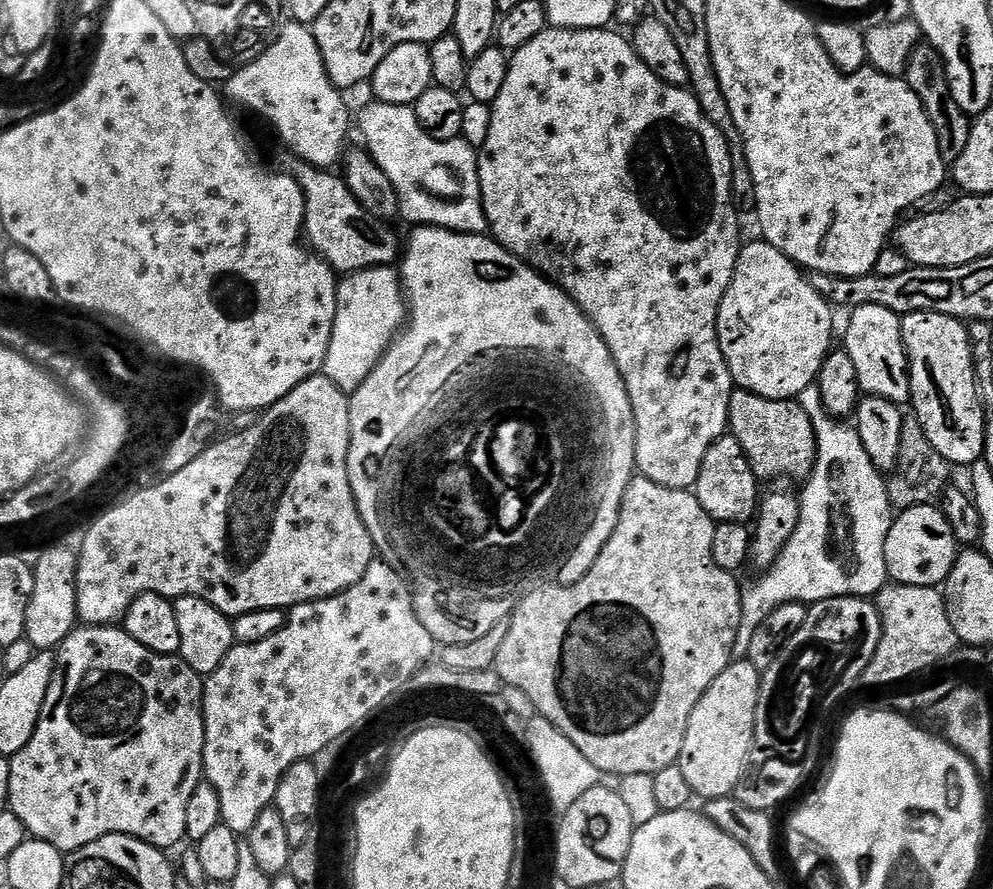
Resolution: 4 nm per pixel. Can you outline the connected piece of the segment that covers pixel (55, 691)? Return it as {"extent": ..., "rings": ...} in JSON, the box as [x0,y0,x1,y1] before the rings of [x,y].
{"extent":[8,626,204,854],"rings":[[[77,626],[55,649],[54,655],[54,678],[46,694],[46,706],[42,706],[42,718],[38,718],[34,738],[30,738],[30,742],[26,742],[26,746],[22,746],[22,750],[18,750],[18,754],[10,760],[8,808],[18,816],[31,839],[50,842],[50,846],[65,854],[82,850],[82,846],[90,846],[90,842],[98,842],[98,838],[106,838],[110,834],[133,836],[161,850],[174,847],[186,837],[186,806],[204,774],[204,680],[190,670],[179,655],[154,654],[146,650],[146,646],[134,642],[134,638],[130,638],[130,634],[120,626]]]}

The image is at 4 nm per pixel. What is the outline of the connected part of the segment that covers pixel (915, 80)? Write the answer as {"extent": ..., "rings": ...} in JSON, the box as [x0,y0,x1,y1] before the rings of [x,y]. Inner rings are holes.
{"extent":[903,42,972,166],"rings":[[[927,42],[917,44],[910,54],[903,79],[907,80],[910,90],[914,90],[914,94],[918,94],[918,102],[922,102],[922,106],[934,126],[934,134],[938,134],[938,150],[942,154],[945,165],[950,166],[959,158],[962,150],[966,150],[966,142],[970,142],[972,120],[962,110],[962,106],[958,106],[958,102],[954,102],[954,94],[950,94],[942,54],[938,54],[938,50],[933,44]]]}

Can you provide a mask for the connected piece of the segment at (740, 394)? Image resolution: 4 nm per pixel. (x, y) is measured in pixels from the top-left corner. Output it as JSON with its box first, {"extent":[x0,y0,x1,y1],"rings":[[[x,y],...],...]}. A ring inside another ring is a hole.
{"extent":[728,388,816,482],"rings":[[[736,388],[730,398],[728,411],[728,432],[742,446],[757,480],[780,482],[783,476],[792,480],[807,481],[814,470],[816,461],[816,435],[814,426],[798,400],[775,400],[762,398],[748,392],[745,388]]]}

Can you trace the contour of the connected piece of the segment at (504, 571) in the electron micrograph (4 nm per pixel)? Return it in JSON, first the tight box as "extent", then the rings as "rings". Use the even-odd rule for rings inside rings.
{"extent":[348,226,636,645],"rings":[[[416,226],[411,230],[413,232],[409,234],[408,240],[406,236],[406,247],[403,249],[402,263],[398,268],[406,301],[406,323],[400,329],[399,336],[385,350],[378,366],[374,366],[374,370],[358,386],[358,390],[351,393],[348,401],[348,409],[350,410],[350,450],[348,451],[350,490],[354,494],[358,510],[362,514],[362,522],[366,522],[366,530],[370,530],[370,538],[376,547],[379,559],[386,561],[391,568],[396,569],[408,581],[408,587],[412,590],[412,598],[416,602],[416,613],[422,622],[422,626],[426,626],[426,630],[430,630],[432,637],[441,645],[461,644],[462,642],[474,642],[474,638],[482,638],[482,634],[486,634],[489,625],[482,622],[481,624],[468,624],[463,628],[460,624],[452,624],[452,616],[448,612],[460,612],[467,604],[472,603],[487,605],[490,601],[490,594],[486,592],[486,578],[492,578],[492,582],[511,582],[514,586],[528,584],[531,580],[551,582],[553,585],[559,586],[572,585],[574,582],[580,581],[589,572],[590,567],[597,561],[602,547],[605,546],[610,535],[614,532],[614,527],[616,527],[620,517],[621,502],[625,496],[626,486],[636,474],[636,419],[634,418],[633,407],[630,405],[629,392],[626,390],[624,379],[617,368],[617,363],[614,362],[614,358],[610,354],[609,347],[606,346],[606,342],[602,338],[602,334],[594,326],[591,318],[569,298],[567,292],[563,292],[547,276],[541,276],[536,269],[519,260],[513,252],[507,252],[498,241],[492,239],[491,235],[452,232],[449,228],[430,228],[427,226]],[[482,534],[494,534],[494,542],[490,544],[490,552],[492,552],[492,556],[498,556],[498,570],[494,568],[494,564],[486,564],[492,560],[484,560],[484,556],[474,556],[476,540],[480,540]]]}

